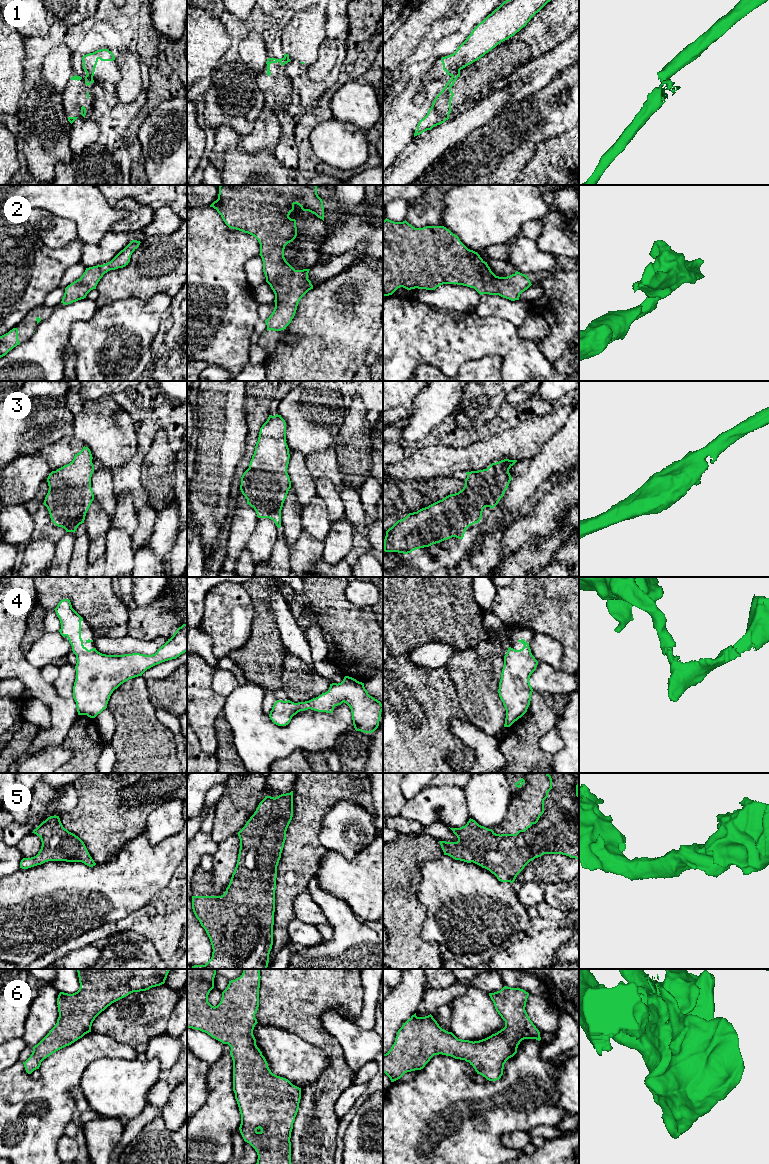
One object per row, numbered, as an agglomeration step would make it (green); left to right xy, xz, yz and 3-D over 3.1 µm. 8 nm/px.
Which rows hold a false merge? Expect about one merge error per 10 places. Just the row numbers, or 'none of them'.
1

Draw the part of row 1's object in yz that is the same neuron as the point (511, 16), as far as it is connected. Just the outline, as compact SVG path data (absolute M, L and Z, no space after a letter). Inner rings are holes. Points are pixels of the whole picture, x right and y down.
M551 0L504 1L472 30L471 34L453 54L441 58L443 70L447 72L447 75L453 76L454 73L479 60L498 44L519 32L527 25L531 18L550 1Z

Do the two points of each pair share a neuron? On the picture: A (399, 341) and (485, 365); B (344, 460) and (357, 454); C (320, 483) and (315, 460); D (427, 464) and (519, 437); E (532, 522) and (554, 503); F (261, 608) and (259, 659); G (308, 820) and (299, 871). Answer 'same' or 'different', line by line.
A: different
B: same
C: different
D: same
E: same
F: same
G: same

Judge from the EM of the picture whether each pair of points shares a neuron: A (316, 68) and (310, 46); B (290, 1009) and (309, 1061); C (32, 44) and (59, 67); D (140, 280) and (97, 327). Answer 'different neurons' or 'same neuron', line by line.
A: different neurons
B: different neurons
C: same neuron
D: different neurons

